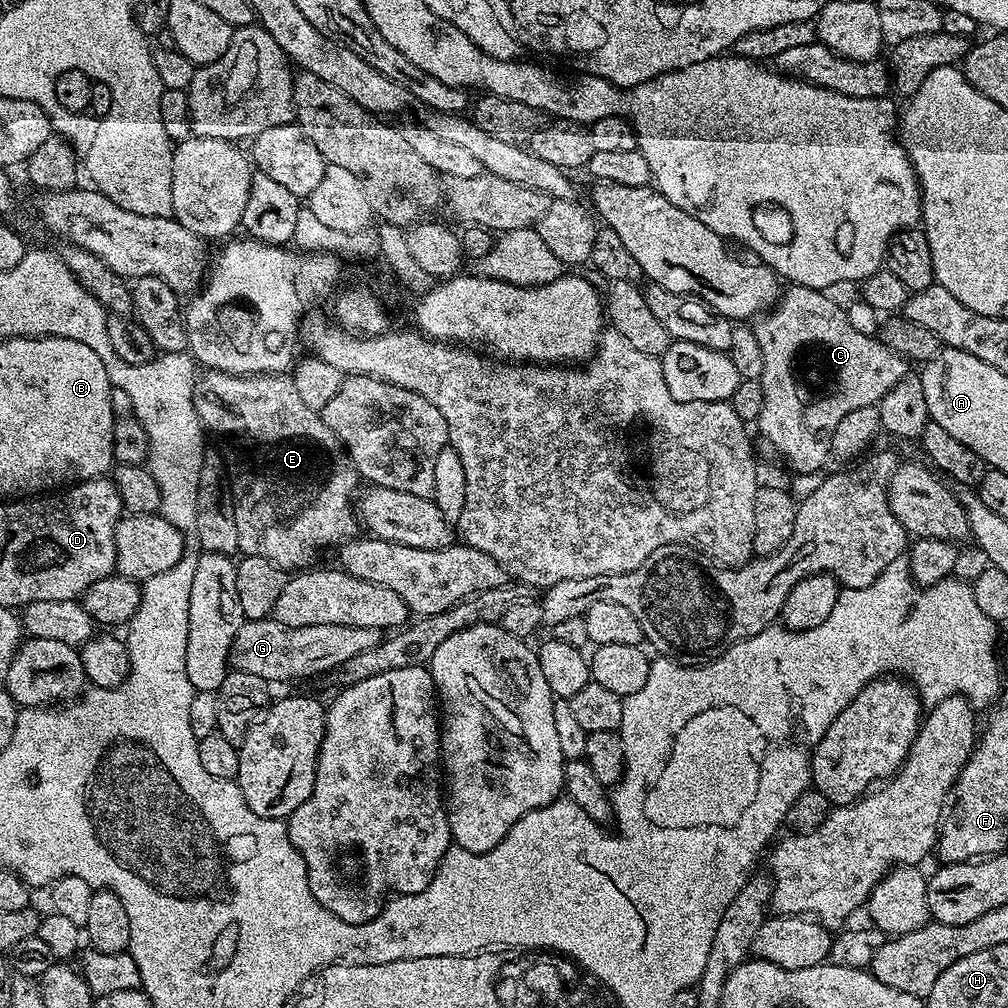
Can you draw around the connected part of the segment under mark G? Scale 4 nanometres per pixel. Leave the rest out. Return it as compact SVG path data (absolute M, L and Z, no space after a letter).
M269 618L267 620L245 620L244 625L238 630L238 634L234 634L234 642L232 643L232 649L228 655L228 663L235 671L245 672L246 674L258 674L258 678L269 682L275 682L275 680L292 680L295 676L314 676L318 672L331 673L333 670L340 667L342 662L346 662L346 658L354 658L354 654L362 654L362 650L370 650L374 646L378 646L382 639L381 629L367 628L366 626L286 626L285 624L279 624L276 619Z

